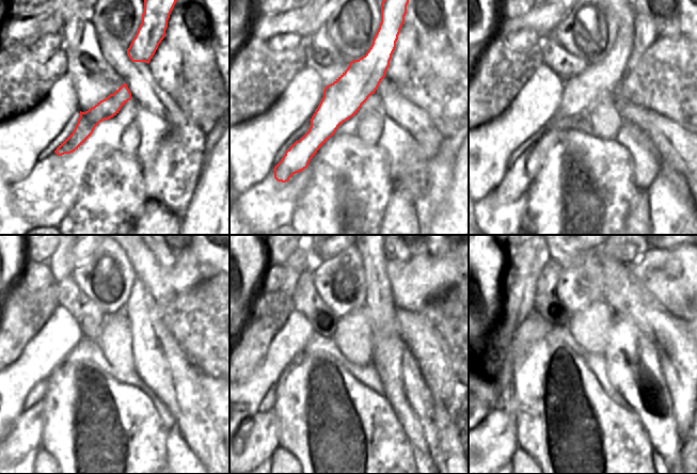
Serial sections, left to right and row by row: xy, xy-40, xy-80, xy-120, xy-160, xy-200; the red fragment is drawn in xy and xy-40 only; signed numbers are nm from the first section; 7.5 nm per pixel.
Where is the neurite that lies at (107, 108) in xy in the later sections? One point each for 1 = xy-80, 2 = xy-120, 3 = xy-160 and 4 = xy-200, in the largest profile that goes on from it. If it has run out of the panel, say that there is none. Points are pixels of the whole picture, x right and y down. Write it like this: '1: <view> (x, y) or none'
1: xy-80 (600, 80)
2: xy-120 (25, 433)
3: xy-160 (256, 439)
4: xy-200 (490, 445)

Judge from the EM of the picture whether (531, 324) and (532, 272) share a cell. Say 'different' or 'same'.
different

